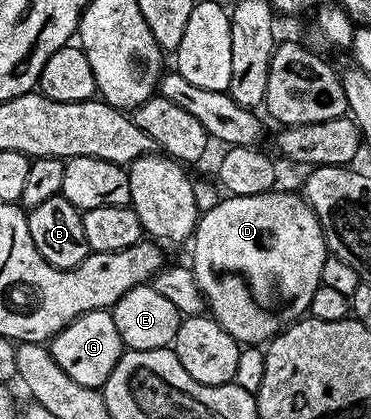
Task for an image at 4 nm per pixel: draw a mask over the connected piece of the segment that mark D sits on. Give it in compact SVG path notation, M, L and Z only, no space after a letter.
M274 190L272 192L264 192L263 194L255 194L254 196L226 195L219 200L217 206L200 213L197 227L191 237L192 244L193 261L191 261L191 267L195 278L199 282L199 290L205 295L208 311L211 313L213 319L221 323L223 330L227 330L227 334L231 334L231 338L235 338L237 343L242 346L264 345L266 342L272 340L286 326L302 319L308 313L309 307L311 306L311 298L315 294L315 290L322 285L323 262L327 255L325 235L321 229L319 218L311 210L311 206L307 201L305 201L304 195L298 193L296 196L293 192Z

